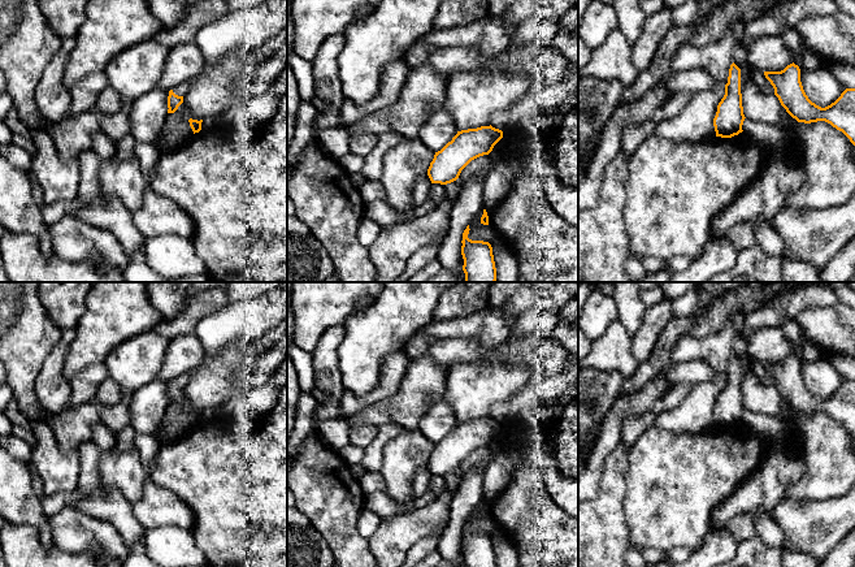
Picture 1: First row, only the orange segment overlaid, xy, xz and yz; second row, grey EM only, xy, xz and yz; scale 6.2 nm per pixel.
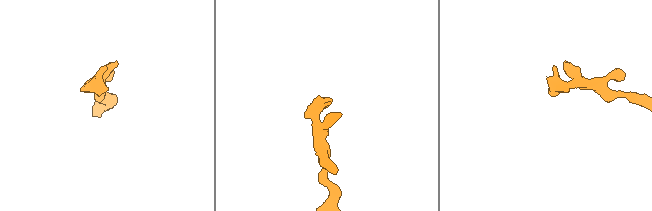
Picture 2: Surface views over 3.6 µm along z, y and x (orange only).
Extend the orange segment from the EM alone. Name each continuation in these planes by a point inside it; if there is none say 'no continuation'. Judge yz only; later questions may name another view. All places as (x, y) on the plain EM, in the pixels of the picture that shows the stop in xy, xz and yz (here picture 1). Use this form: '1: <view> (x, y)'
1: yz (773, 431)

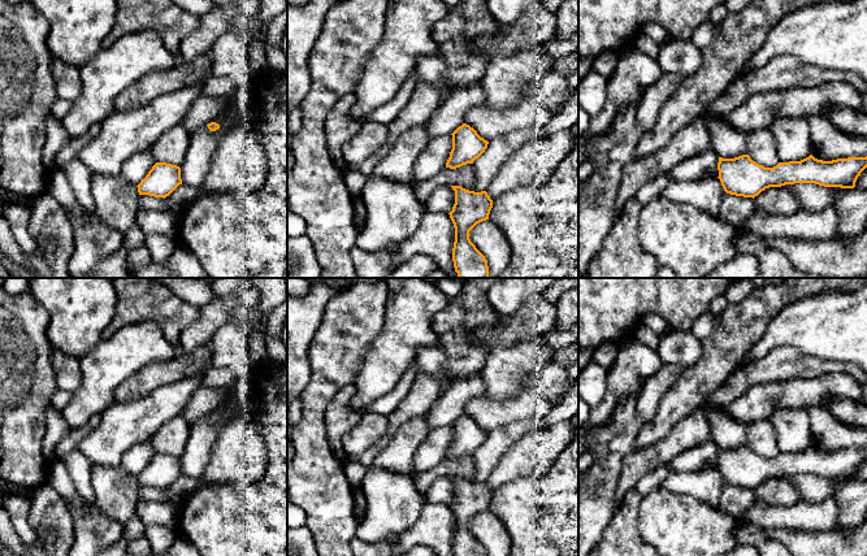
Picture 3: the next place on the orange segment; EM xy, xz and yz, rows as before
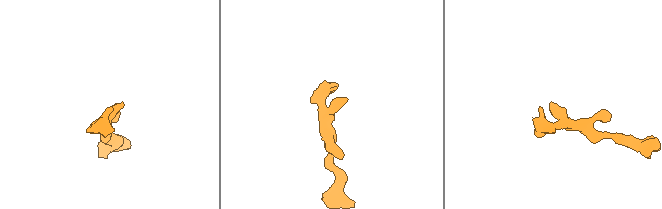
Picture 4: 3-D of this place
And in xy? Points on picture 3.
1: xy (183, 486)

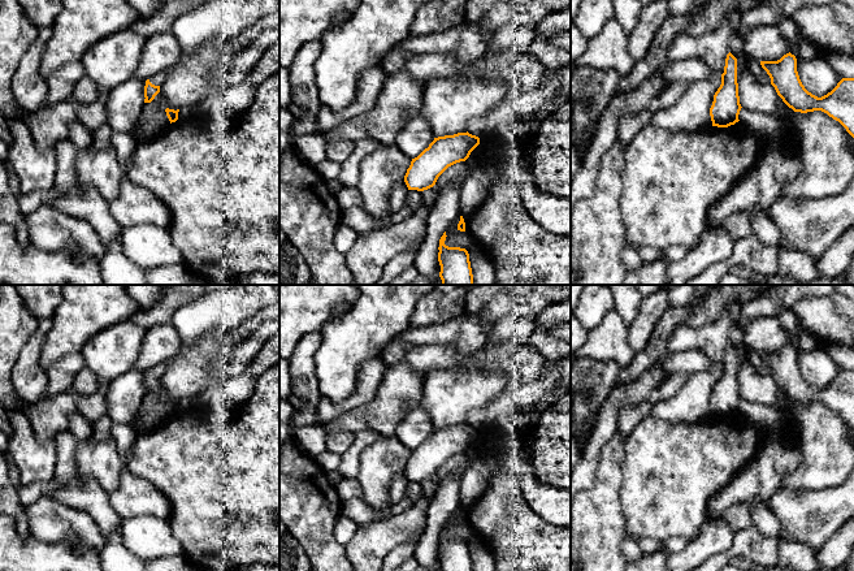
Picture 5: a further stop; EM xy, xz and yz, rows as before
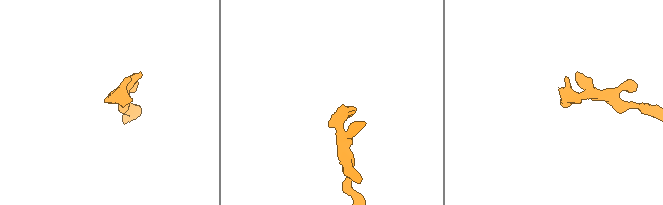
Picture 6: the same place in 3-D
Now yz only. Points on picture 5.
1: yz (770, 420)

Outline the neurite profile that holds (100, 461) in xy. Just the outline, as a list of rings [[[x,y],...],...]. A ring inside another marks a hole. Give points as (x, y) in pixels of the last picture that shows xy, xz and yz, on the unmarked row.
[[[112,437],[96,444],[87,440],[82,441],[75,453],[75,463],[78,475],[83,480],[95,479],[108,494],[117,489],[125,470]]]

